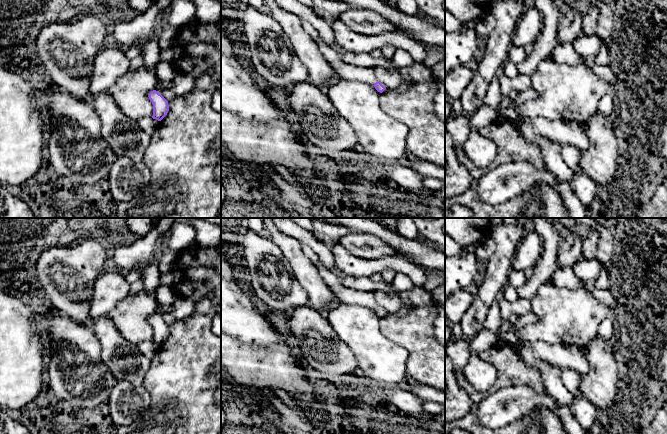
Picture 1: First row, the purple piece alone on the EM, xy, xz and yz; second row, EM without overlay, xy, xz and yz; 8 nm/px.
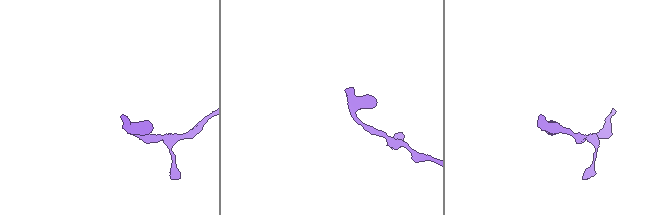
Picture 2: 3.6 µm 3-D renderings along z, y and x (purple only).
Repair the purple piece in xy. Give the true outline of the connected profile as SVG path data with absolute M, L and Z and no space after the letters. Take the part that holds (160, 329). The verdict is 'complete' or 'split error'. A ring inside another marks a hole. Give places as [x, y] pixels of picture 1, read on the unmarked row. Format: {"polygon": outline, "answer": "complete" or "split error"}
{"polygon": "M156 314L149 317L149 323L153 328L153 343L161 345L169 335L168 325Z", "answer": "complete"}

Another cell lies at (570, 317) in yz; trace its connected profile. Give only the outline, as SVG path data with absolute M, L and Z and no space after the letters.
M552 282L541 284L530 302L537 321L519 327L520 342L542 341L551 345L563 344L582 348L599 337L600 323L613 314L607 305L597 300L585 288L569 290Z

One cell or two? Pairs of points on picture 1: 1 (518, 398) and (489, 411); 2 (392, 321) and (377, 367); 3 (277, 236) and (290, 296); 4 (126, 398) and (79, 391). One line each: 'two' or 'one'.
1: one
2: two
3: two
4: two

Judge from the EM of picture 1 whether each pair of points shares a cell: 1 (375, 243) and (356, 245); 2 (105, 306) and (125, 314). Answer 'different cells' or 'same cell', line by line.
1: same cell
2: different cells

